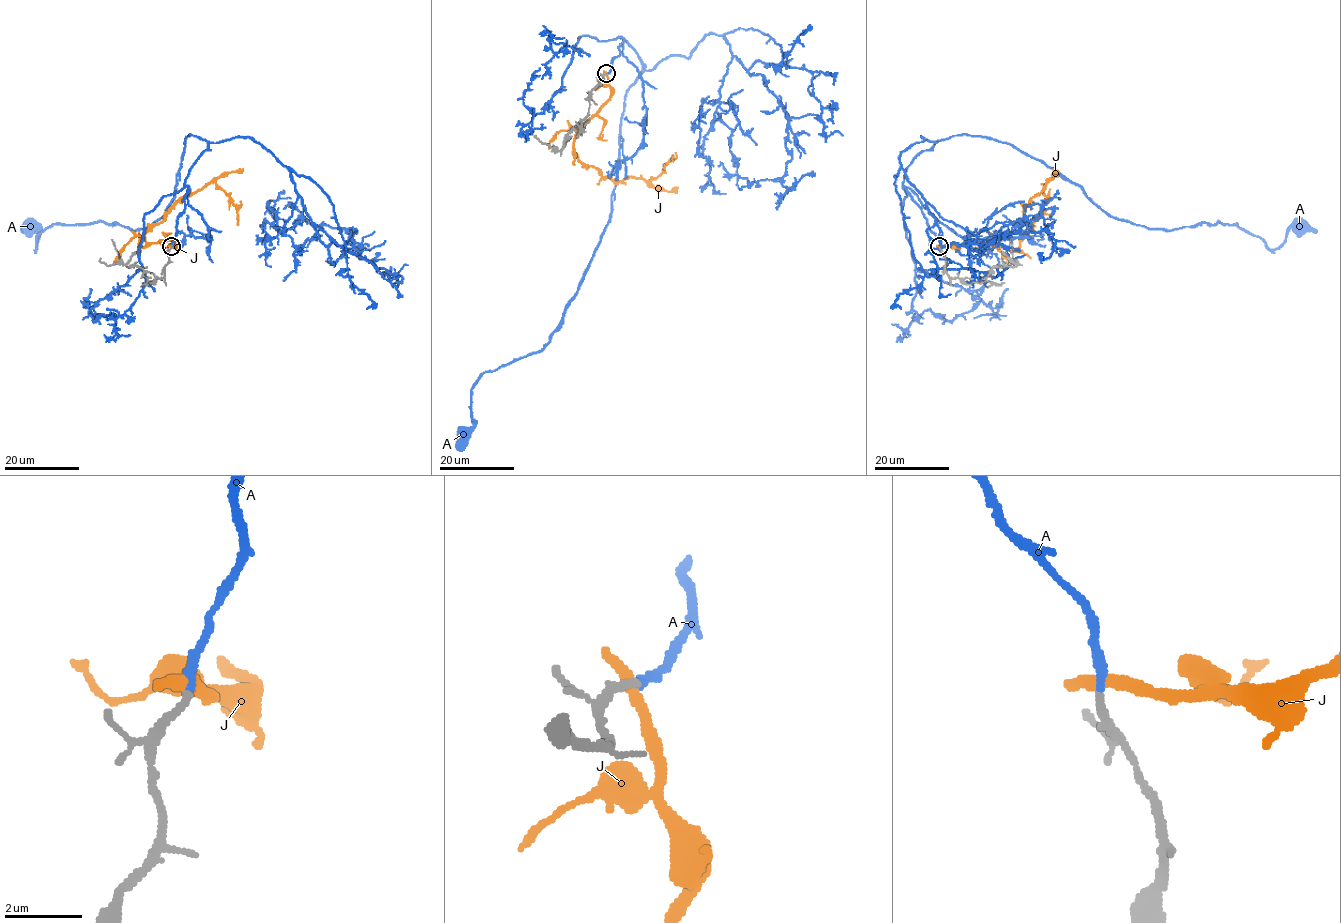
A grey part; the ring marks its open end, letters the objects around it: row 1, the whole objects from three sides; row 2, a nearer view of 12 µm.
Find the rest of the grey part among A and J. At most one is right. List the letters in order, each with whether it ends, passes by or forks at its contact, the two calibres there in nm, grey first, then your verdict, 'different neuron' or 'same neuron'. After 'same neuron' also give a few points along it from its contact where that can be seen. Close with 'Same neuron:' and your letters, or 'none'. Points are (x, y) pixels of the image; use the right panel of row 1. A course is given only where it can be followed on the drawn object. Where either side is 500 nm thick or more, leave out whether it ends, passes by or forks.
A: it ends; calibres 200 and 240 nm; same neuron; course (939, 246), (904, 175), (920, 153), (962, 134), (1041, 160), (1135, 224), (1237, 223), (1270, 249), (1302, 226)
J: it ends; calibres 200 and 420 nm; different neuron
Same neuron: A

